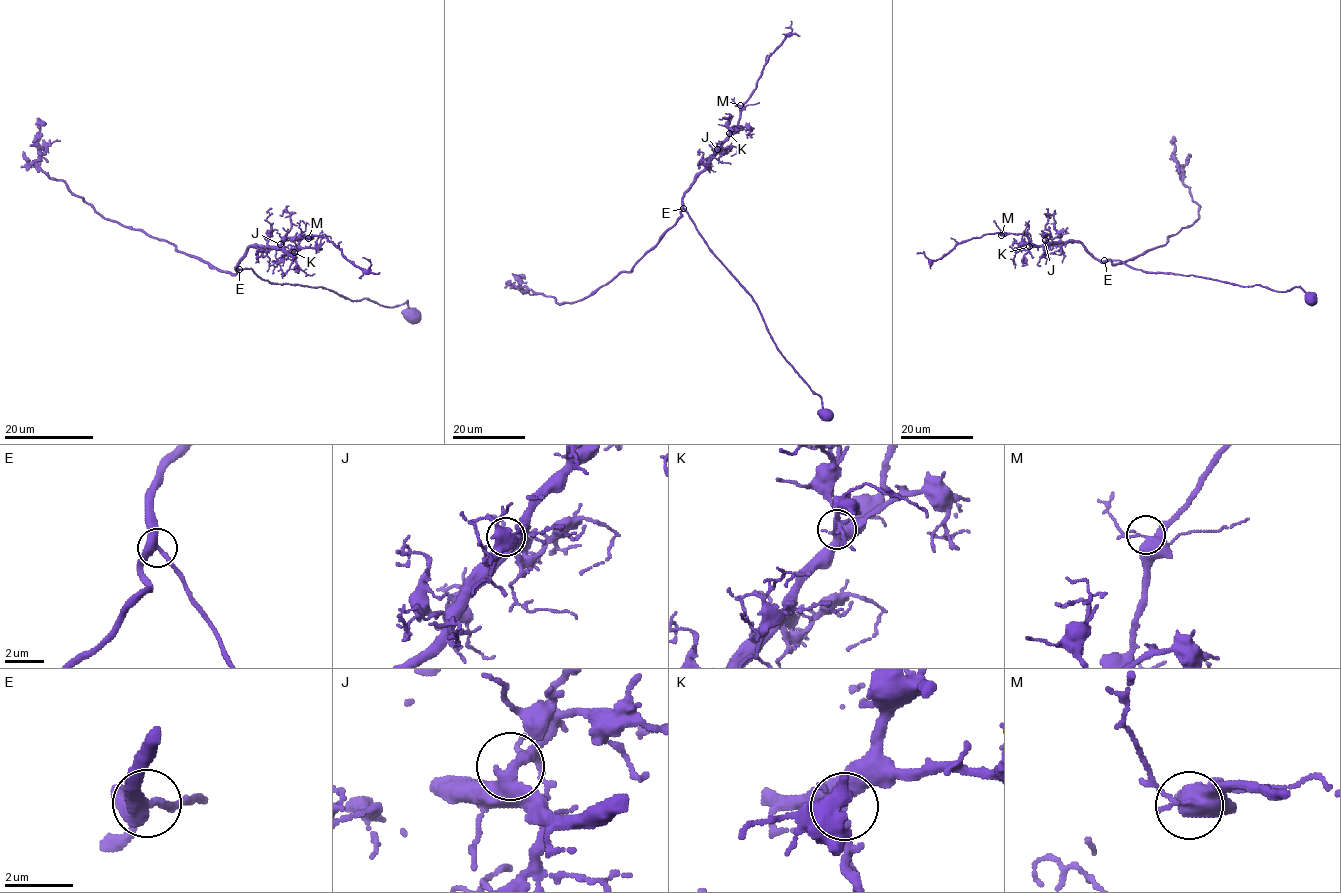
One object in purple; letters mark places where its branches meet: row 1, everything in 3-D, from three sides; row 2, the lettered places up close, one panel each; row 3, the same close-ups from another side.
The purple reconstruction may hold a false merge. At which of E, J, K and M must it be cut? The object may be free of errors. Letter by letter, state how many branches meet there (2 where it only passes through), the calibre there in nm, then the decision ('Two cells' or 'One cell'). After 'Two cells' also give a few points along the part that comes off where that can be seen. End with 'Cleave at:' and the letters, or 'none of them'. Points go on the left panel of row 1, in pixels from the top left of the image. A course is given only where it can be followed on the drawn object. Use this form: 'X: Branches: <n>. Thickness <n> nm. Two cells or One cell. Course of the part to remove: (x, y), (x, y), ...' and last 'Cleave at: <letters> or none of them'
E: Branches: 3. Thickness 380 nm. One cell
J: Branches: 2. Thickness 420 nm. One cell
K: Branches: 4. Thickness 360 nm. One cell
M: Branches: 3. Thickness 380 nm. One cell
Cleave at: none of them

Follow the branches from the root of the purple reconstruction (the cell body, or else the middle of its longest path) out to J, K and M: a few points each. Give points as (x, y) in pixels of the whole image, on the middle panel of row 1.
J: (828, 414), (821, 398), (778, 349), (752, 296), (708, 246), (684, 207), (683, 195), (717, 149)
K: (828, 414), (821, 398), (778, 349), (752, 296), (708, 246), (684, 207), (683, 195), (729, 133)
M: (828, 414), (778, 349), (752, 296), (684, 207), (694, 178), (736, 129), (740, 105)

